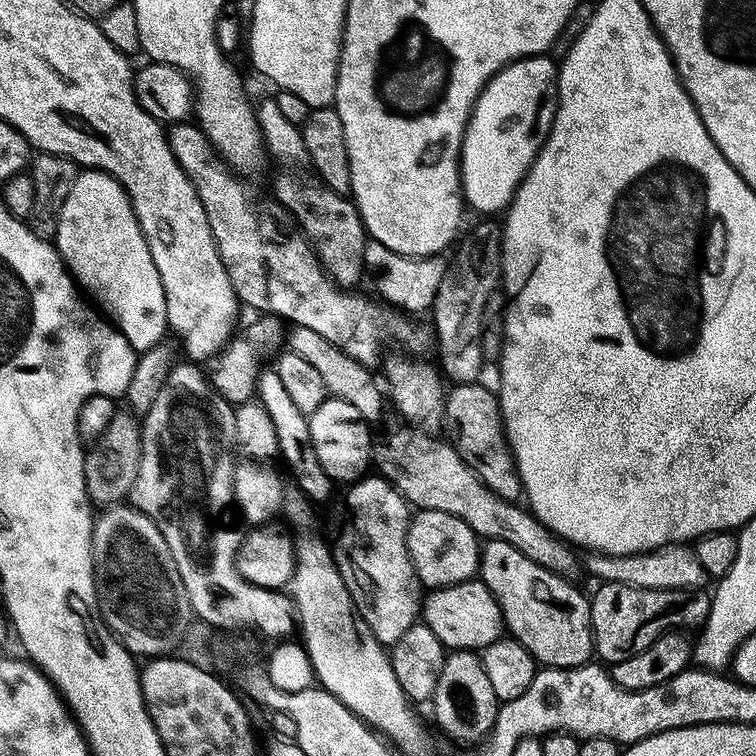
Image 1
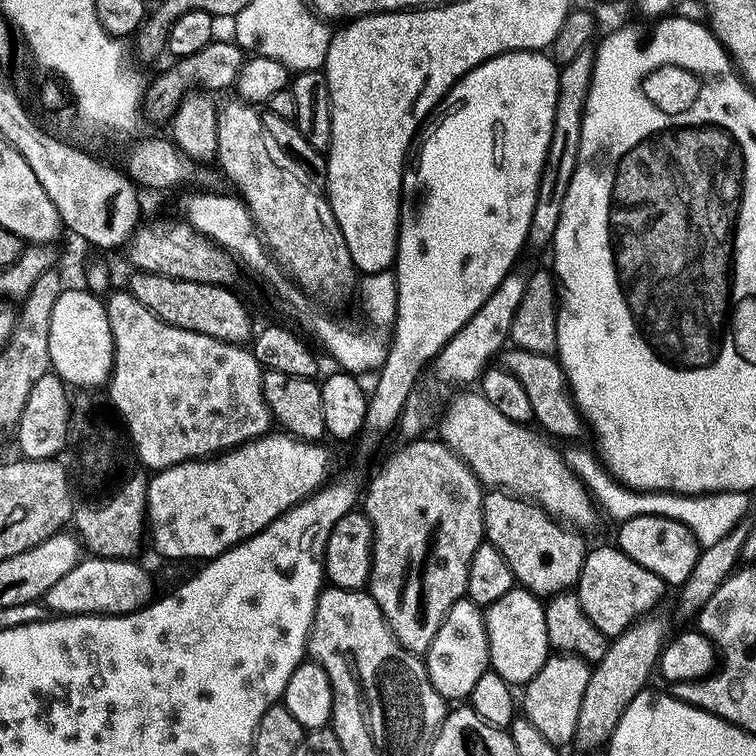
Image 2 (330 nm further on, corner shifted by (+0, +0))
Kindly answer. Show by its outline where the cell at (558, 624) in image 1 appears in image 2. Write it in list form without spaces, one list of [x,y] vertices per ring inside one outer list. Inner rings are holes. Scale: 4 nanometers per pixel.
[[[503,490],[484,493],[484,539],[506,558],[516,584],[535,596],[560,596],[567,588],[568,591],[575,589],[586,551],[586,543],[580,536],[583,535],[577,529],[555,520],[535,500],[526,500]]]

